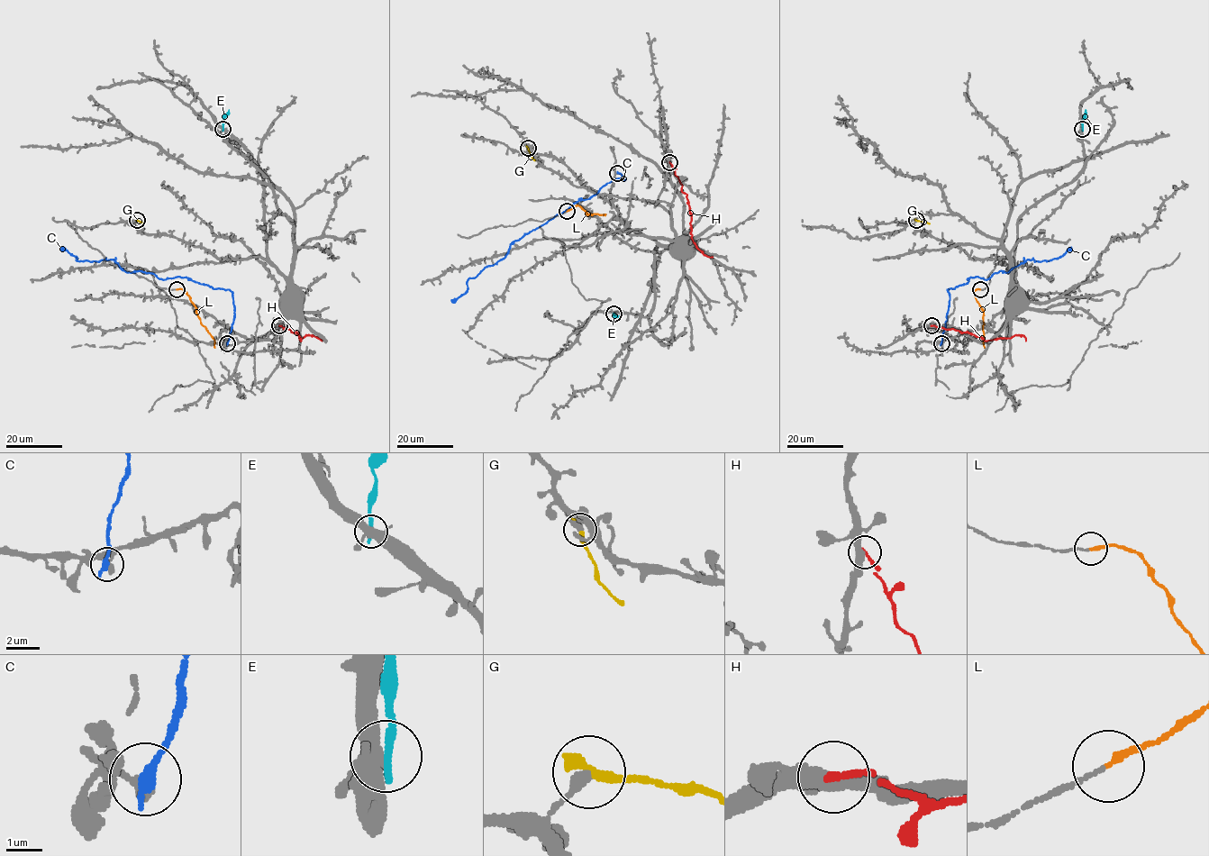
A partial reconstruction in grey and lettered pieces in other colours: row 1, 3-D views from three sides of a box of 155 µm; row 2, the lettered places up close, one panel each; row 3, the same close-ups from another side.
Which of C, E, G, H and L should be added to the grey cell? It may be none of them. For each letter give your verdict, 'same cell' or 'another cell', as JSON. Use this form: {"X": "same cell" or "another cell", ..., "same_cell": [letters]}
{"C": "another cell", "E": "another cell", "G": "another cell", "H": "another cell", "L": "same cell", "same_cell": ["L"]}

